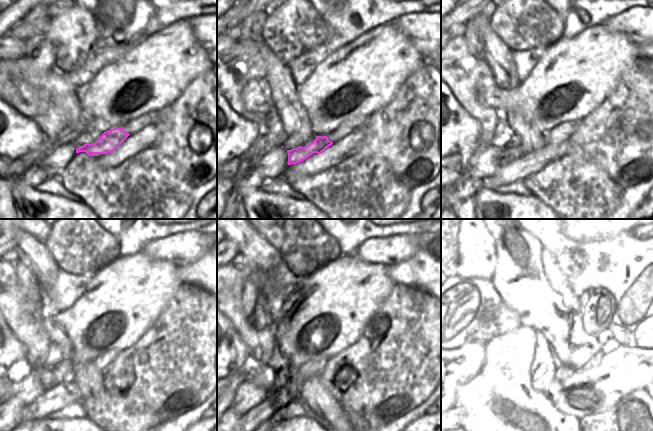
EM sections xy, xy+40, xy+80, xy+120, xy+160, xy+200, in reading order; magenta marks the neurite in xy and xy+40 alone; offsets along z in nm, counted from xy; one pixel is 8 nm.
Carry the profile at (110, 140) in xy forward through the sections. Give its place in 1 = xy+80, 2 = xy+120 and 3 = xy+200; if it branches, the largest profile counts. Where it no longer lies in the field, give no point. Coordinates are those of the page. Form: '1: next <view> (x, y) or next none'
1: next xy+80 (508, 154)
2: next xy+120 (62, 373)
3: next xy+200 (479, 376)

